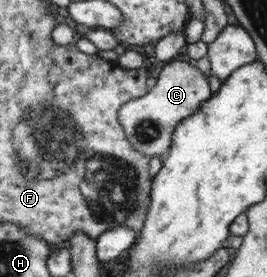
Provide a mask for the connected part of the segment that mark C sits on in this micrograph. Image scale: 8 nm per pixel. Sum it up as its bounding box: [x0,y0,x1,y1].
[120,61,210,156]

